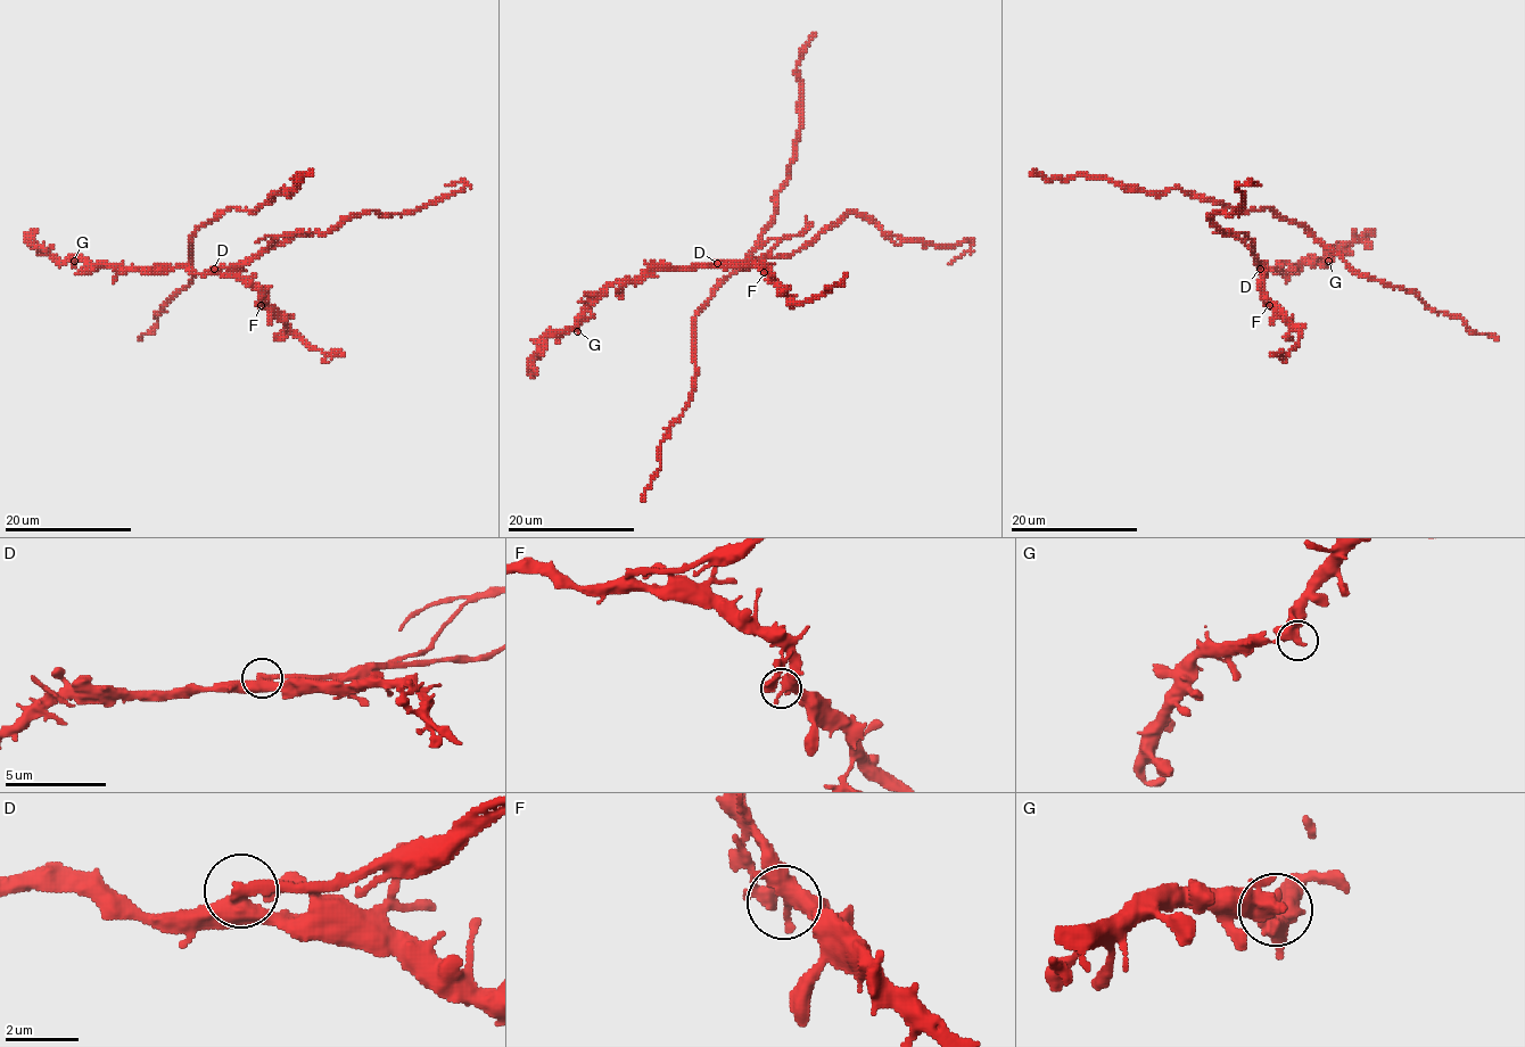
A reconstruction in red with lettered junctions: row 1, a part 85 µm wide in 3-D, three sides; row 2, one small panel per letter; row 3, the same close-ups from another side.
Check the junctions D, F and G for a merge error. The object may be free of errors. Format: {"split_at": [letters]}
{"split_at": ["D"]}

